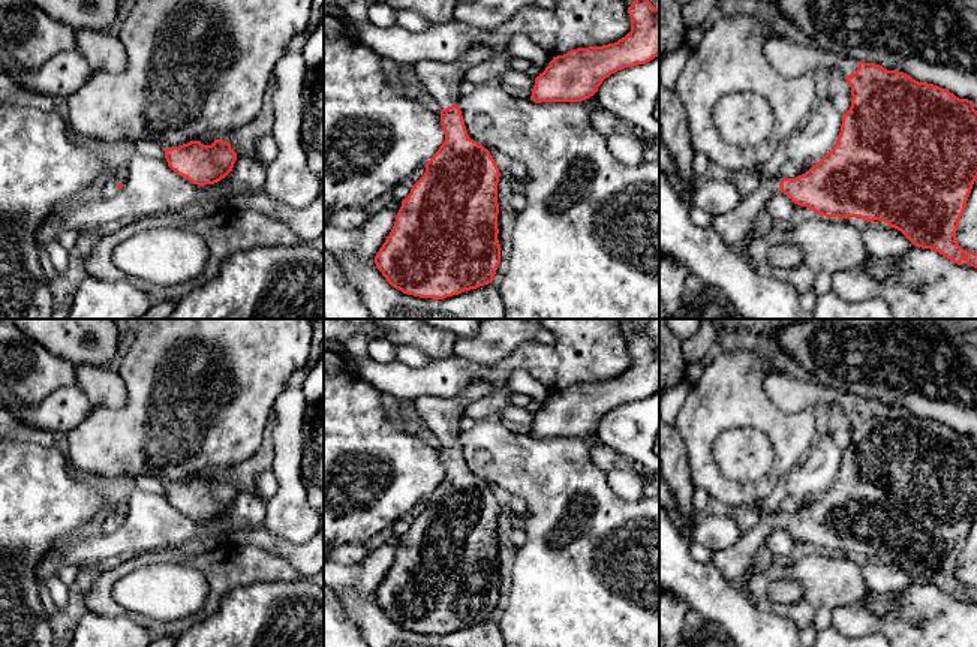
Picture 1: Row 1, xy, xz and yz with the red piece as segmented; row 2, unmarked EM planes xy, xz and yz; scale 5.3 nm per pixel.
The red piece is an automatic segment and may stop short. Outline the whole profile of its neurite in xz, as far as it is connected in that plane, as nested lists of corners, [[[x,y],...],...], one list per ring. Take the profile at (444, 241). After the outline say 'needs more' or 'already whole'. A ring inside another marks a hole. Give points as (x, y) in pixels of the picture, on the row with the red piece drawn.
[[[483,45],[462,54],[454,61],[421,60],[412,63],[427,94],[441,111],[445,141],[426,163],[424,175],[412,186],[408,198],[402,201],[394,226],[375,256],[376,268],[393,288],[403,294],[433,300],[459,295],[491,283],[500,264],[500,244],[497,240],[497,183],[500,172],[490,151],[469,138],[462,111],[456,105],[466,73],[475,66],[496,57],[509,57],[509,54],[508,51]]]; needs more

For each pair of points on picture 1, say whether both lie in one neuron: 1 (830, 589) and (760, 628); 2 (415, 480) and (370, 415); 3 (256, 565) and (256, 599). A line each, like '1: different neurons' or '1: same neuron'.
1: different neurons
2: same neuron
3: different neurons

